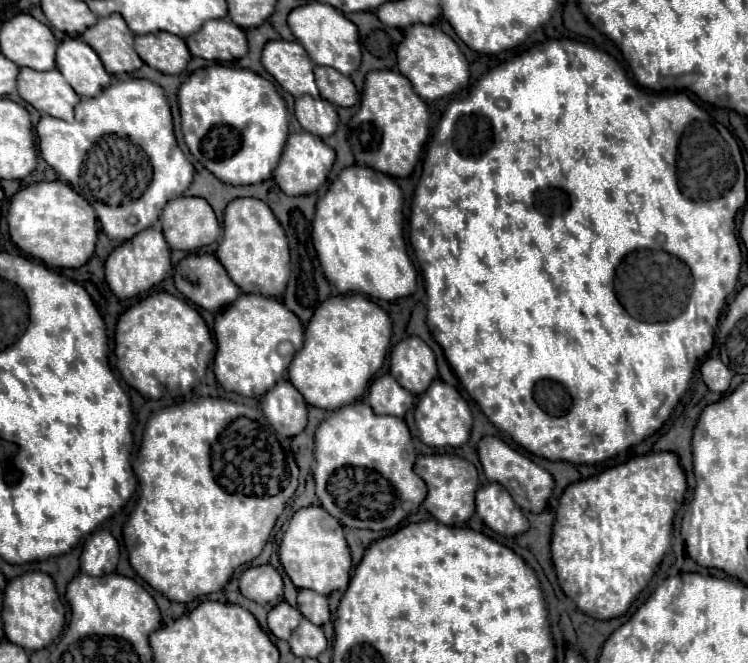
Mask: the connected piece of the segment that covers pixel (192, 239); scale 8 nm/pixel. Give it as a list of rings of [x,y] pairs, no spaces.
[[[200,196],[172,198],[160,216],[166,242],[174,250],[198,250],[218,240],[220,226],[212,206]]]

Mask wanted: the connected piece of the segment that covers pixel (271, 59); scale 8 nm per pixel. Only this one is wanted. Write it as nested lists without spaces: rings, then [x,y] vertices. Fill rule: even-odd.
[[[272,40],[262,50],[262,66],[292,96],[310,94],[318,98],[312,60],[300,42]]]

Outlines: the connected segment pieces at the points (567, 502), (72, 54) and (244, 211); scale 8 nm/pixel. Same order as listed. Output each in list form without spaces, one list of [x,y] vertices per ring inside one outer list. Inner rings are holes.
[[[674,452],[634,456],[624,464],[606,468],[594,476],[570,484],[558,500],[552,534],[552,562],[564,594],[592,618],[610,620],[622,616],[630,602],[650,582],[666,550],[670,548],[672,520],[684,500],[684,492],[686,476]]]
[[[66,38],[56,50],[56,68],[80,98],[98,96],[112,84],[98,54],[80,38]]]
[[[236,198],[226,206],[224,232],[216,258],[226,266],[226,272],[242,292],[282,298],[282,290],[290,276],[290,250],[286,234],[266,202],[258,198]]]

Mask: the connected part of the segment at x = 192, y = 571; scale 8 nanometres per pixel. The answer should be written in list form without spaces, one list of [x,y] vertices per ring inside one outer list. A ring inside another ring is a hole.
[[[206,396],[206,398],[166,406],[162,410],[150,414],[146,430],[144,430],[140,454],[138,454],[138,460],[134,462],[134,472],[138,474],[138,480],[140,480],[140,500],[138,500],[138,506],[134,508],[130,520],[124,526],[124,544],[126,544],[128,558],[130,558],[130,564],[136,570],[136,574],[142,580],[146,580],[154,590],[162,592],[168,600],[174,600],[174,602],[192,602],[192,600],[196,600],[196,596],[218,592],[230,580],[230,576],[234,574],[234,570],[238,566],[248,564],[262,552],[262,548],[276,524],[276,518],[280,516],[280,512],[284,510],[286,502],[292,498],[292,494],[298,486],[296,460],[292,458],[292,454],[290,454],[290,458],[286,454],[288,454],[286,448],[282,446],[278,434],[272,430],[266,416],[258,408],[248,408],[248,406],[232,402],[232,400]]]

